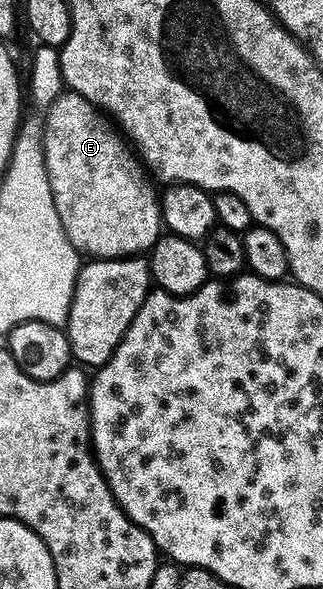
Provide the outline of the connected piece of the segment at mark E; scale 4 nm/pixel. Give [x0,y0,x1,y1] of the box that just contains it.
[43,93,163,260]

